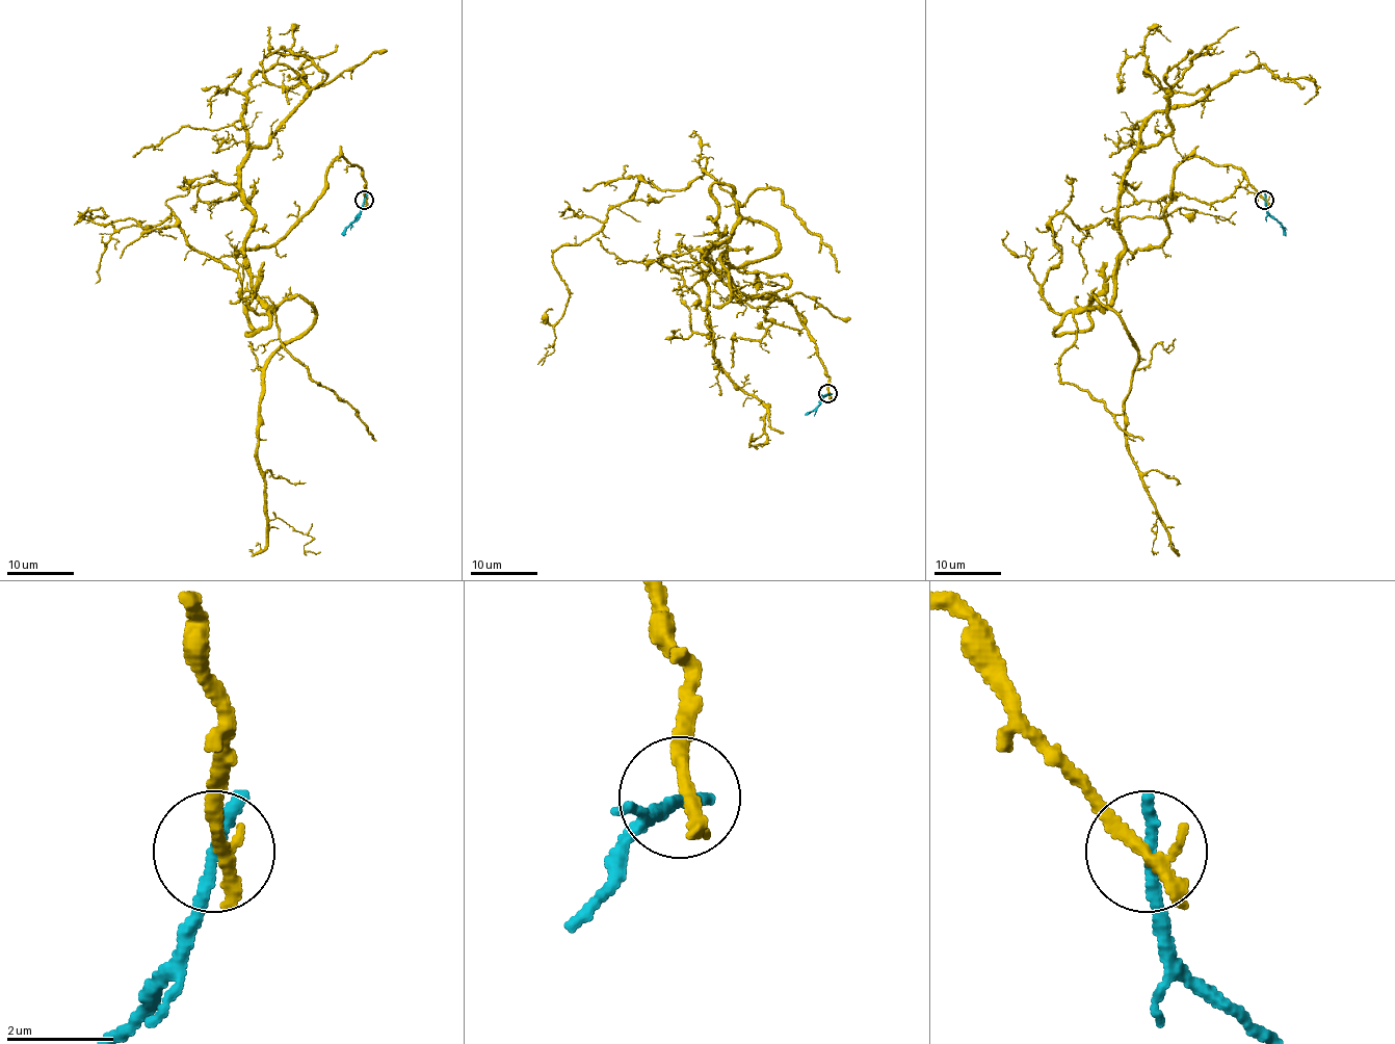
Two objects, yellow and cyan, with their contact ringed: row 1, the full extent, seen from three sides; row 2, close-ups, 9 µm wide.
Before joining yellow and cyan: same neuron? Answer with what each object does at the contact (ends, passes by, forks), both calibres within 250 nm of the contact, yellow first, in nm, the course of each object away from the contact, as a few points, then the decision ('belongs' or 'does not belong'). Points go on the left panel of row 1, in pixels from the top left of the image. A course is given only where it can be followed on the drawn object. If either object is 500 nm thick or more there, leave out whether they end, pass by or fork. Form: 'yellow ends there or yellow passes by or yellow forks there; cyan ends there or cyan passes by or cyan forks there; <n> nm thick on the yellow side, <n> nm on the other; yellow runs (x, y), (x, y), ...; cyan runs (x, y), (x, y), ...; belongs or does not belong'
yellow ends there; cyan ends there; 360 nm thick on the yellow side, 280 nm on the other; yellow runs (364, 199), (337, 158), (285, 234), (239, 251), (258, 313), (172, 214), (78, 210); cyan runs (364, 199), (362, 210), (343, 236); does not belong

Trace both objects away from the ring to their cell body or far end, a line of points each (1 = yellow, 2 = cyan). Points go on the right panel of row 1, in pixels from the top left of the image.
1: (1264, 199), (1185, 158), (1168, 234), (1126, 251), (1106, 307), (1042, 296), (1057, 214), (1235, 210)
2: (1264, 199), (1266, 210), (1286, 236)

